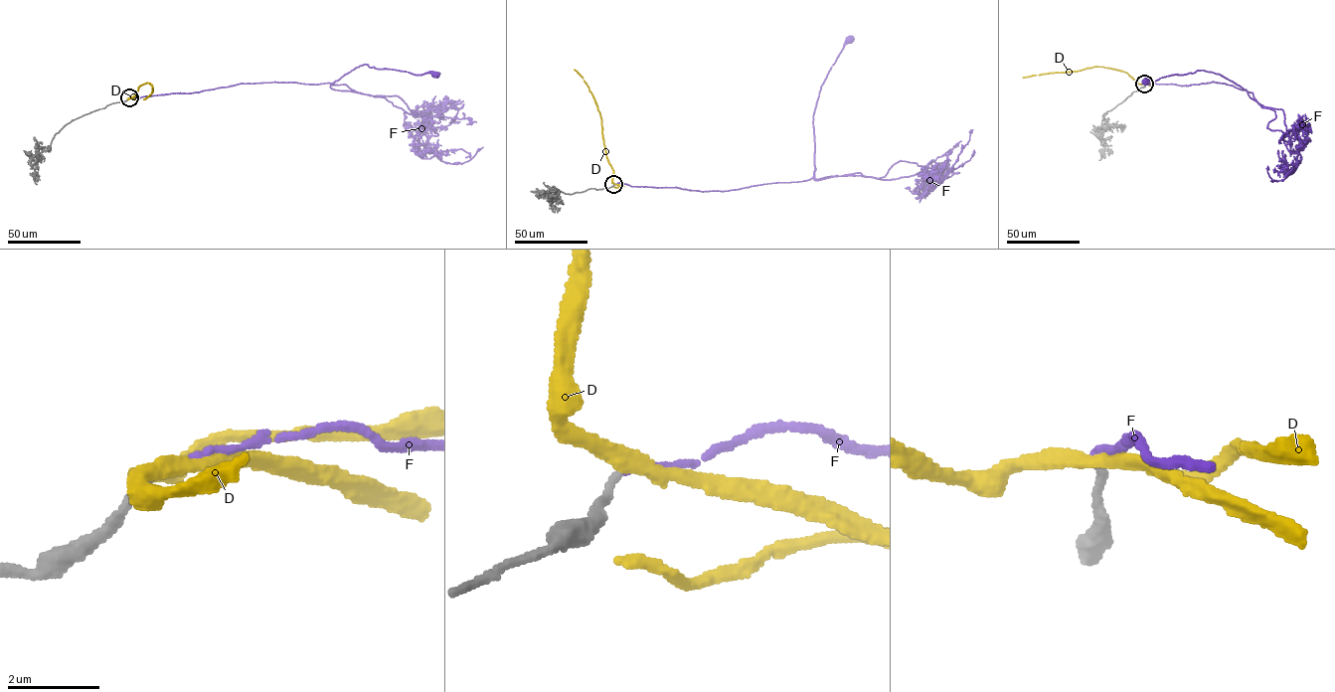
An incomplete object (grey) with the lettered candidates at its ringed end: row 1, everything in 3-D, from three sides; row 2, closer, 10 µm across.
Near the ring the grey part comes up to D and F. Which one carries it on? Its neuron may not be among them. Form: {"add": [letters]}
{"add": ["F"]}

